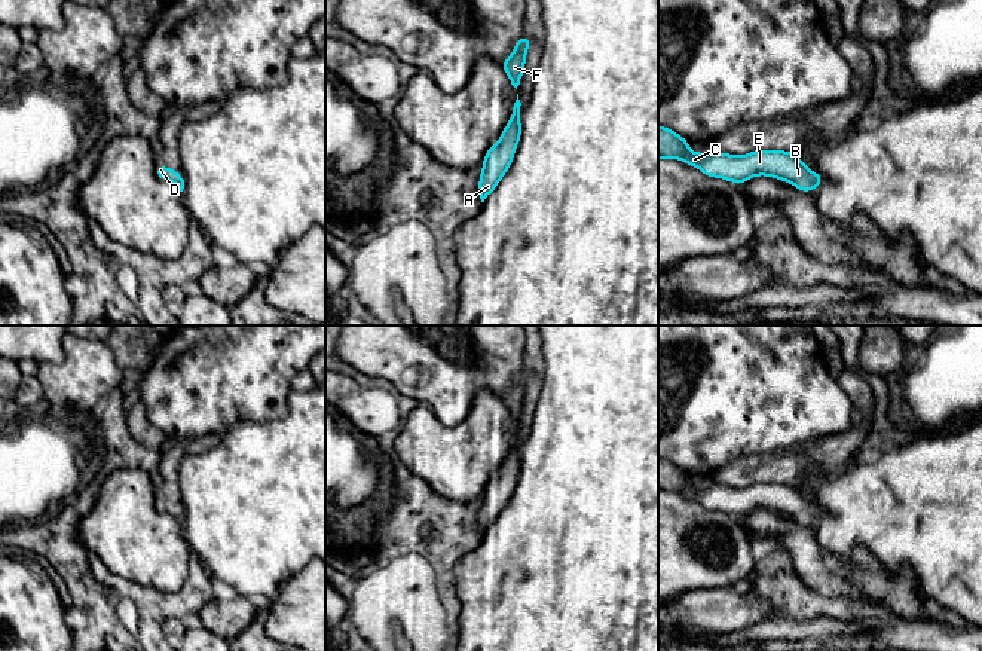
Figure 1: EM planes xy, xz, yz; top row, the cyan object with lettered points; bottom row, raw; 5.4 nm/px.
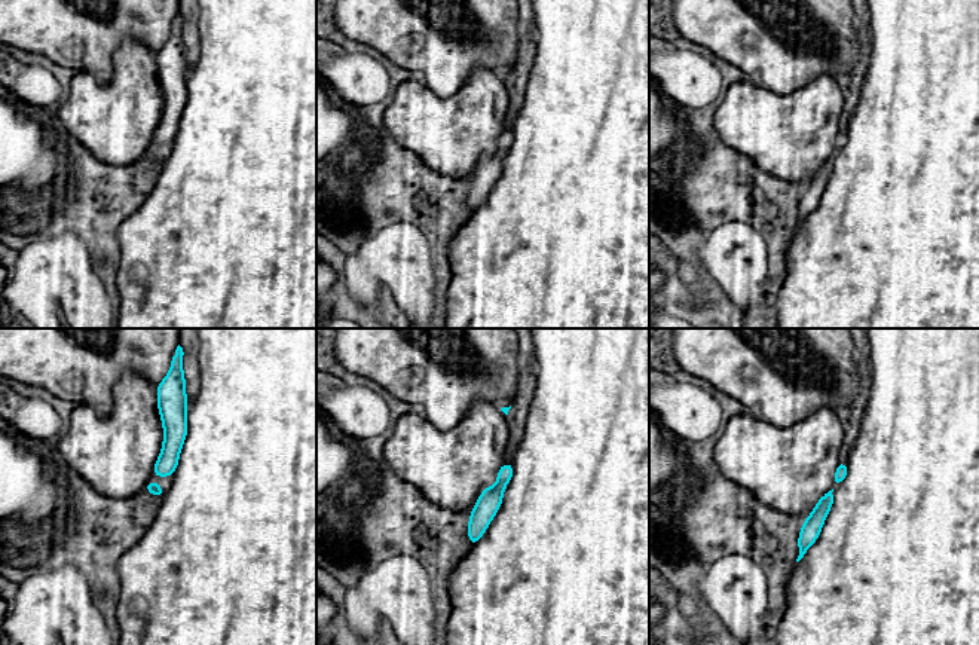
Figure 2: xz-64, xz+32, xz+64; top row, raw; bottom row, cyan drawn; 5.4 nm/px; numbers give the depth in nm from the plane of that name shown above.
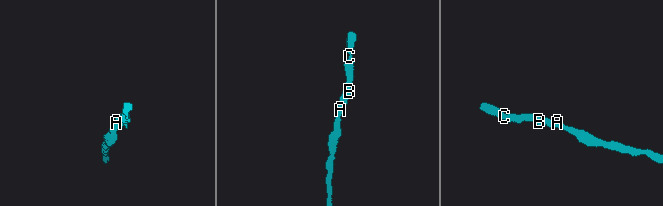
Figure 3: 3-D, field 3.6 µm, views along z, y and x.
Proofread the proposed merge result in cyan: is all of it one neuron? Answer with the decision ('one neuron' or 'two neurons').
one neuron

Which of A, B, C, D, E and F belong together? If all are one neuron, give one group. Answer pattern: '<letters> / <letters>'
A B C D E F

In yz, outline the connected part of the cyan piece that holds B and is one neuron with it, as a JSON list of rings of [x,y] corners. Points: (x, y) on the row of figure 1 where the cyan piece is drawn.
[[[658,125],[660,158],[682,159],[686,165],[698,166],[706,177],[718,177],[737,184],[755,175],[768,175],[792,183],[801,192],[813,192],[823,181],[823,175],[813,174],[795,153],[784,150],[755,150],[743,156],[719,152],[692,153],[685,138]]]

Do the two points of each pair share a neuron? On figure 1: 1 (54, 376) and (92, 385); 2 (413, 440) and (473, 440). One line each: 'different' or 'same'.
1: same
2: same

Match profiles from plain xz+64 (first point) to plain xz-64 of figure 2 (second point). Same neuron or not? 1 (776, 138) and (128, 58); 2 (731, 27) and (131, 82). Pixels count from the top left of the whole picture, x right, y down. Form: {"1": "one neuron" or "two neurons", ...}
{"1": "one neuron", "2": "two neurons"}

